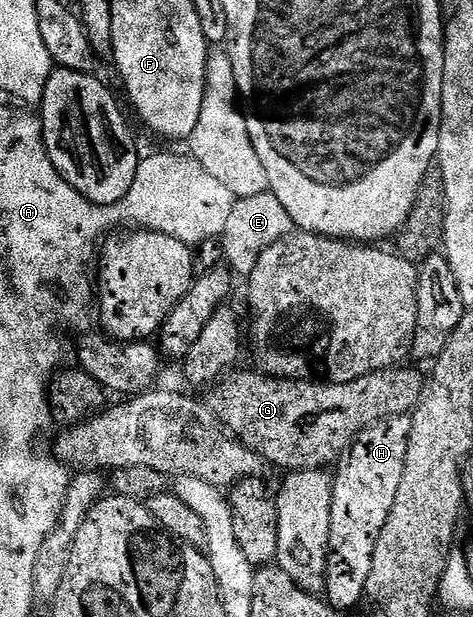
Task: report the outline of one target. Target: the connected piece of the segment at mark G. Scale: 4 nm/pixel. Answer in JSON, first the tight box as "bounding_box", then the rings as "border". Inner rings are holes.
{"bounding_box":[210,365,426,473],"border":[[[408,365],[375,371],[366,377],[358,377],[345,383],[277,379],[253,371],[240,371],[237,375],[232,373],[220,379],[211,388],[210,406],[219,415],[228,434],[250,448],[255,455],[259,455],[265,464],[273,463],[274,466],[281,467],[284,473],[331,468],[366,428],[373,427],[378,421],[412,412],[426,386],[425,376],[411,371]]]}

